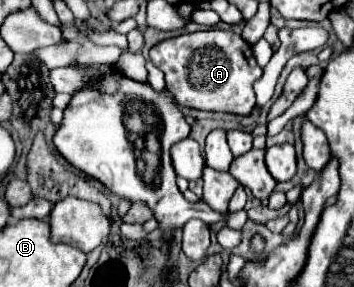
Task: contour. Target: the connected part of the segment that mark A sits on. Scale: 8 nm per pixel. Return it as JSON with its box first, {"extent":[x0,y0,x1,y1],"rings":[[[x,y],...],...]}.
{"extent":[150,30,262,116],"rings":[[[206,30],[168,38],[150,48],[150,60],[166,76],[166,90],[180,106],[198,108],[198,104],[214,104],[198,110],[220,110],[248,116],[256,106],[252,84],[262,76],[252,46],[240,34],[226,30]]]}

